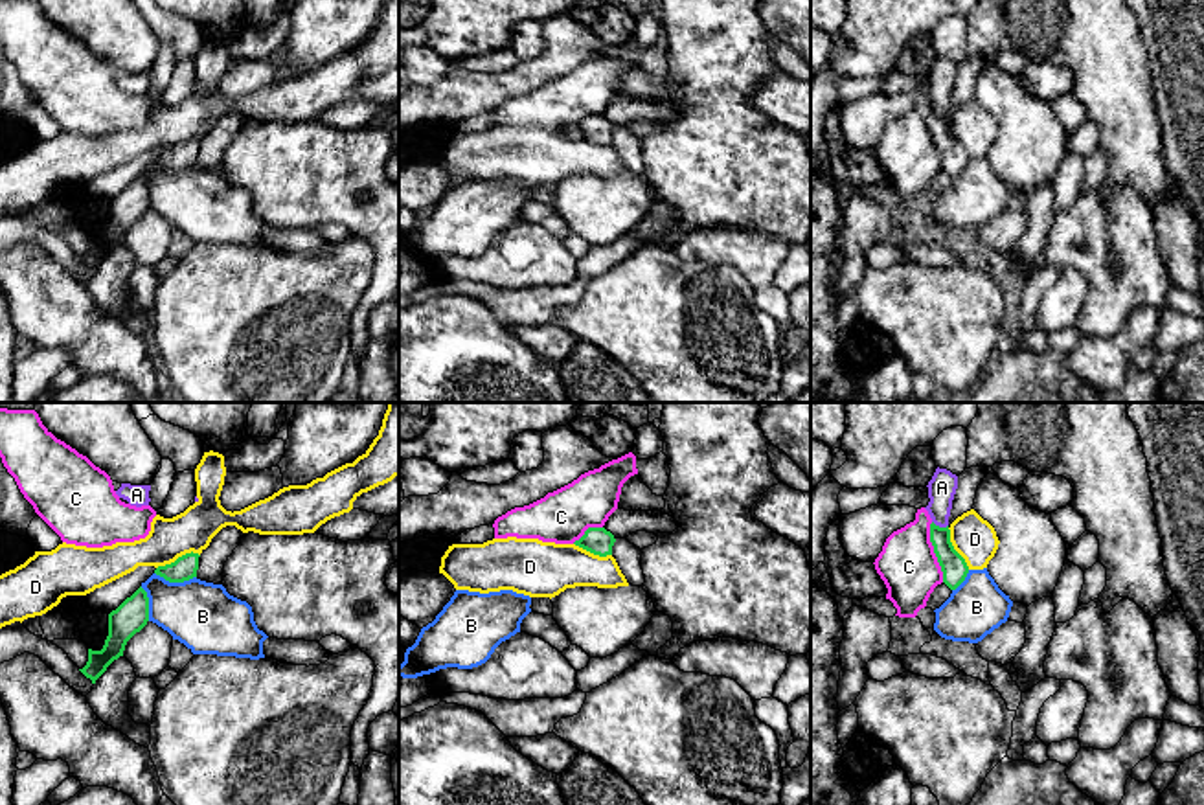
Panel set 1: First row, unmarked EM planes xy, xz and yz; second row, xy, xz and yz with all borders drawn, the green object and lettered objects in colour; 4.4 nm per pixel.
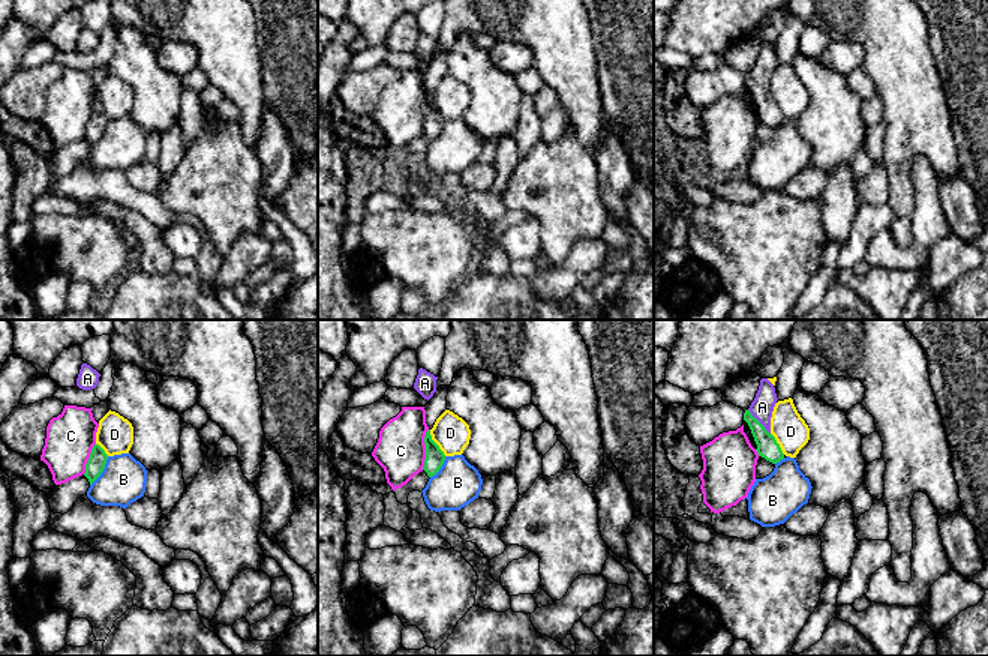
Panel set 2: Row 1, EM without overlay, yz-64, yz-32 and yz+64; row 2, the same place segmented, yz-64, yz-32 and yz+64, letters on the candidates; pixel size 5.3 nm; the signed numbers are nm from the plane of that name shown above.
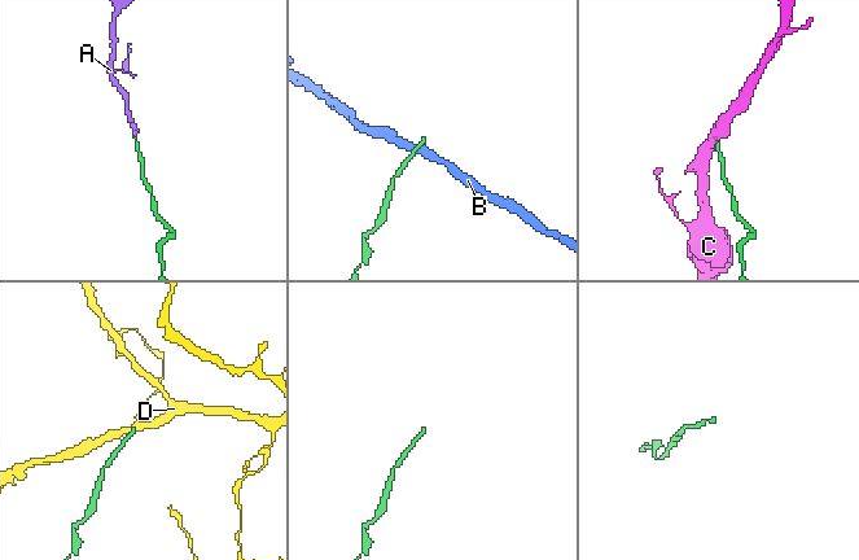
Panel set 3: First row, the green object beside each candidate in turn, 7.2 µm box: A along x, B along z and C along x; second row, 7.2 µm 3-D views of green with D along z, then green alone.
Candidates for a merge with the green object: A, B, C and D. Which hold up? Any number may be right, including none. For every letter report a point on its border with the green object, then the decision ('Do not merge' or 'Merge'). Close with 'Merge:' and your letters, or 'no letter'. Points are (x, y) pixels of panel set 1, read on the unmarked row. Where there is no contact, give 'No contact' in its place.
A: Touches green at yz (938, 114). Merge
B: Touches green at xy (175, 170). Do not merge
C: Touches green at yz (934, 140). Do not merge
D: Touches green at xy (179, 146). Do not merge
Merge: A

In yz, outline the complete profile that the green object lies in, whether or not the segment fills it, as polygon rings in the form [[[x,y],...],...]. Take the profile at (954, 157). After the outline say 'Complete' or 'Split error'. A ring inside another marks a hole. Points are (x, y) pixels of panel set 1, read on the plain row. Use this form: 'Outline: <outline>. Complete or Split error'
Outline: [[[936,57],[928,70],[928,94],[925,96],[932,107],[930,130],[943,160],[943,171],[956,178],[967,165],[969,154],[950,130],[948,105],[958,77],[958,64],[947,57]]]. Split error

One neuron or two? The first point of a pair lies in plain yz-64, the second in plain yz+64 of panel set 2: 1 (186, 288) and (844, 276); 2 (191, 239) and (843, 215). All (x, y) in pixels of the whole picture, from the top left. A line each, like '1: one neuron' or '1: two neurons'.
1: two neurons
2: two neurons

